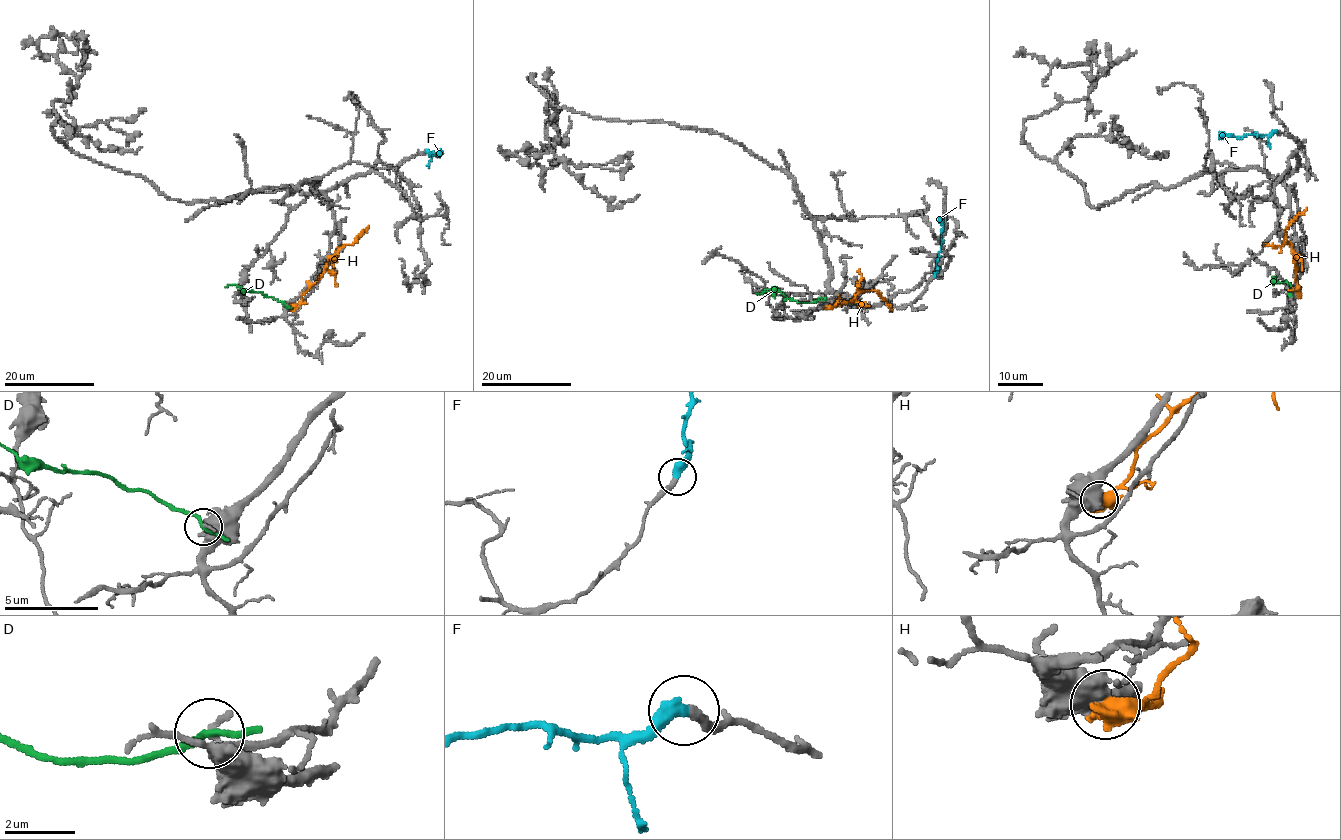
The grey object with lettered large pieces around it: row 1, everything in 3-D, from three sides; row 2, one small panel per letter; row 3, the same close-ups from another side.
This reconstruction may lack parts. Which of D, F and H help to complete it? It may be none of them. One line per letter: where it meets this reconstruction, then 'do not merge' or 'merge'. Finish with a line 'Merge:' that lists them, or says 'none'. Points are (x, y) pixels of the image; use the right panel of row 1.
D: (1289, 293) | do not merge
F: (1275, 131) | merge
H: (1298, 294) | do not merge
Merge: F

